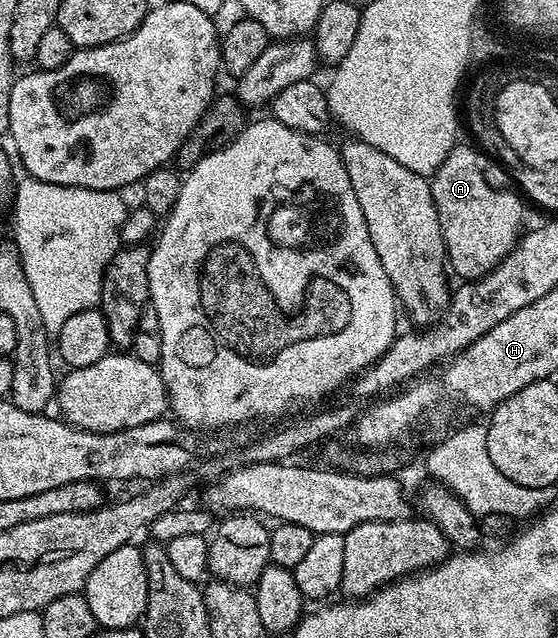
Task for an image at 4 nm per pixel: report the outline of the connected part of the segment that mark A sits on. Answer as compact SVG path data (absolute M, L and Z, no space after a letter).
M458 143L452 148L450 155L446 155L442 167L438 167L438 171L432 174L430 184L434 195L434 207L438 211L438 223L444 236L447 264L451 272L456 272L460 279L475 279L485 277L520 240L520 224L524 221L525 202L519 192L511 193L508 189L499 189L498 186L492 185L487 171L484 170L485 154L475 144L467 144Z

